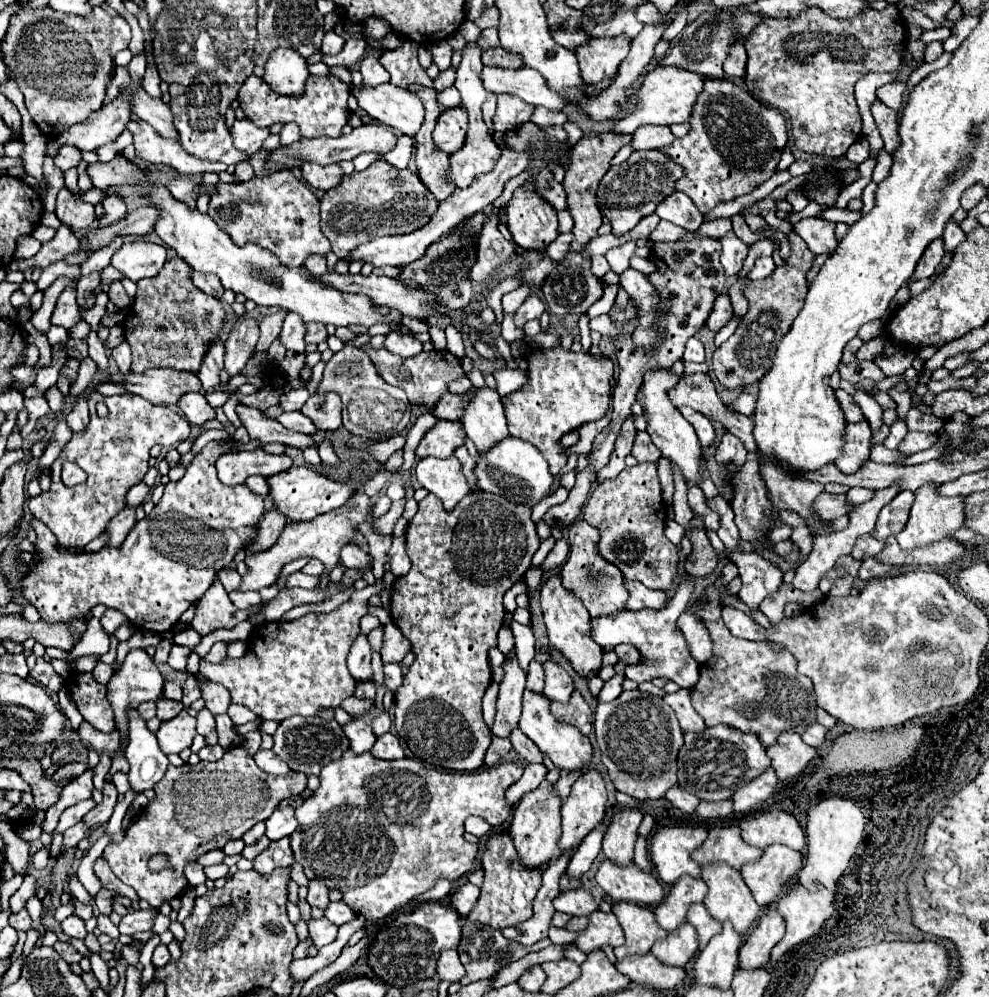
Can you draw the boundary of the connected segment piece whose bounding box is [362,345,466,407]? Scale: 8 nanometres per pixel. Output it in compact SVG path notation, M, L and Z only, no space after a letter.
M362 345L362 349L370 355L372 363L376 365L378 373L384 377L386 383L396 385L400 389L406 391L406 397L412 405L426 405L426 407L434 407L440 397L448 391L448 385L456 379L466 377L466 373L460 367L460 359L454 357L448 351L432 351L432 353L420 353L416 357L408 357L408 359L400 359L398 355L388 353L386 349L370 349L368 345Z

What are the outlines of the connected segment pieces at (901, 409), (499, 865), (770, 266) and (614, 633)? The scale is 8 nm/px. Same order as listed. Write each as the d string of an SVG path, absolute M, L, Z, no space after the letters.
M895 389L888 391L889 396L897 403L897 414L900 419L905 421L905 414L911 408L911 395L906 392L898 392Z
M508 833L494 835L486 843L486 851L482 855L482 869L484 869L484 883L482 893L474 909L470 911L468 919L480 921L484 925L490 925L494 929L514 927L526 919L532 917L532 899L536 891L540 889L540 871L530 871L520 865L512 839Z
M762 257L754 263L754 269L748 273L748 277L754 281L760 281L760 279L766 279L768 275L772 275L774 269L776 269L776 265L774 265L772 257Z
M686 573L680 579L676 593L670 599L666 609L660 609L660 611L652 611L652 609L622 611L622 613L612 615L612 617L592 619L592 637L596 643L610 643L610 645L632 643L632 647L636 647L640 651L642 661L634 667L626 667L628 679L642 683L642 681L652 681L654 677L666 677L684 689L692 689L700 679L700 665L696 663L696 659L692 659L688 645L686 645L686 639L684 639L684 633L676 627L676 619L686 609L686 605L692 601L692 595L694 595L694 577Z

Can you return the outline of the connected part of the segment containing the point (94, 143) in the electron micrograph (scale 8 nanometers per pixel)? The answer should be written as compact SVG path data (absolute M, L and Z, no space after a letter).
M122 91L114 101L104 105L100 111L94 111L84 123L78 123L68 131L62 131L56 137L56 143L46 147L46 153L54 157L58 147L64 143L70 143L84 151L94 151L96 147L114 141L130 123L130 115L132 91Z

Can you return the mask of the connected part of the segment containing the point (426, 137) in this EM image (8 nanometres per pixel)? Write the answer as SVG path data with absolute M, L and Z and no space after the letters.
M414 83L408 89L412 93L416 93L422 99L424 107L426 107L424 125L418 131L420 135L414 137L418 175L422 179L422 183L436 195L436 199L444 201L448 195L452 195L452 191L456 187L452 187L452 183L448 183L448 155L444 155L442 151L438 151L434 147L434 141L432 141L432 131L434 131L436 119L440 117L442 109L436 103L436 91L434 89L422 87L418 83Z

